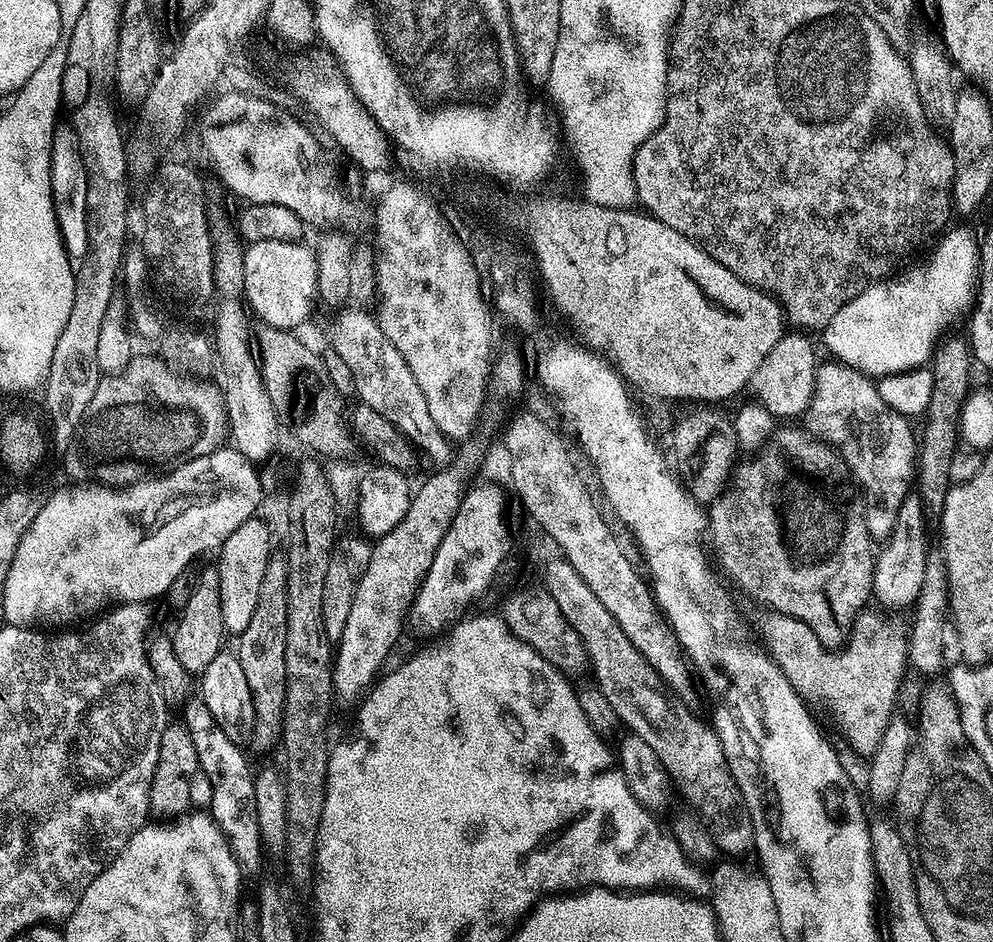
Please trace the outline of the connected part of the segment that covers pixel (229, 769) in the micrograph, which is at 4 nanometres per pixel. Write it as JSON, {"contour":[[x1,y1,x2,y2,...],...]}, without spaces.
{"contour":[[194,696,185,702,180,718,190,732,190,738,193,739,200,770,208,776,212,786,209,815,227,838,241,871,245,875,252,874,261,866,262,854,264,854,263,840,257,822,257,810,254,806,252,766,249,766,242,752,244,750,234,744,220,729,218,722,214,720,208,706,200,696]]}

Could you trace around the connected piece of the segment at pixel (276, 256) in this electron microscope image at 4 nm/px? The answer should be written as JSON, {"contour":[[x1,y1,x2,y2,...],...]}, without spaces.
{"contour":[[278,239,248,244,246,250,242,254,244,298,251,313,266,322,267,327,289,331,298,329,297,327,311,316,314,304,316,305,318,300,319,264,316,252,306,247,305,243,286,243]]}

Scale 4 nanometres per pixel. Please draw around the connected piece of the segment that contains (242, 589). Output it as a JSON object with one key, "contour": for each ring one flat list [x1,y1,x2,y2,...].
{"contour":[[253,518,242,522,230,538,226,538,224,545,218,549,218,567,220,569,220,597,222,598,222,622,224,631,228,634,239,634,250,626,250,618,254,615,254,606,258,606,258,586,262,586,262,577,266,574,266,562,273,556,272,532,260,521,260,518]]}

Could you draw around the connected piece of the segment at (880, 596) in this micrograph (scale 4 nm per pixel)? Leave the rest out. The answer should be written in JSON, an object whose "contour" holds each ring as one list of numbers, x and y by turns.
{"contour":[[909,491,902,506,898,506,898,518,894,522,886,543,881,547,885,548,881,552,879,549,875,557,876,568,872,572,872,596,877,605,896,610,900,608,898,606,915,605,920,597,920,589,924,586,924,571,930,559,924,516,926,517,926,509,919,491]]}

